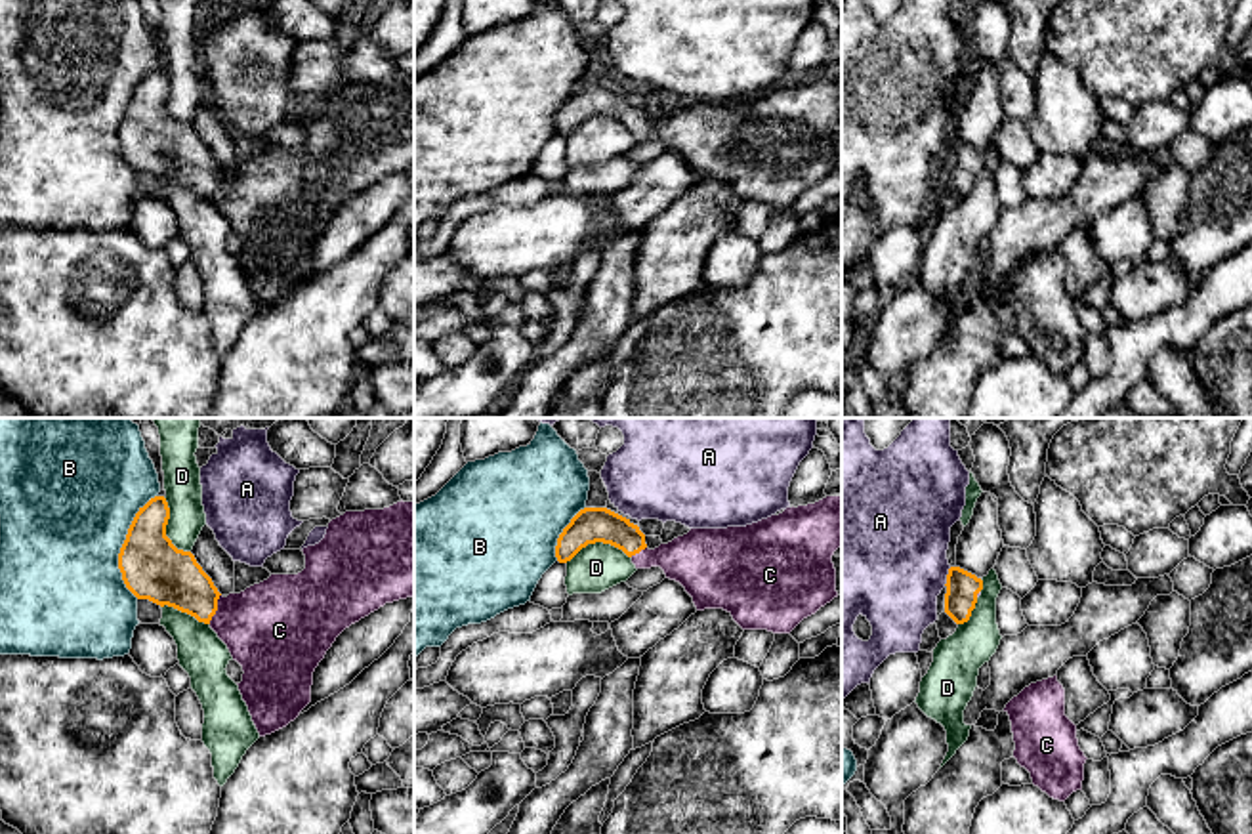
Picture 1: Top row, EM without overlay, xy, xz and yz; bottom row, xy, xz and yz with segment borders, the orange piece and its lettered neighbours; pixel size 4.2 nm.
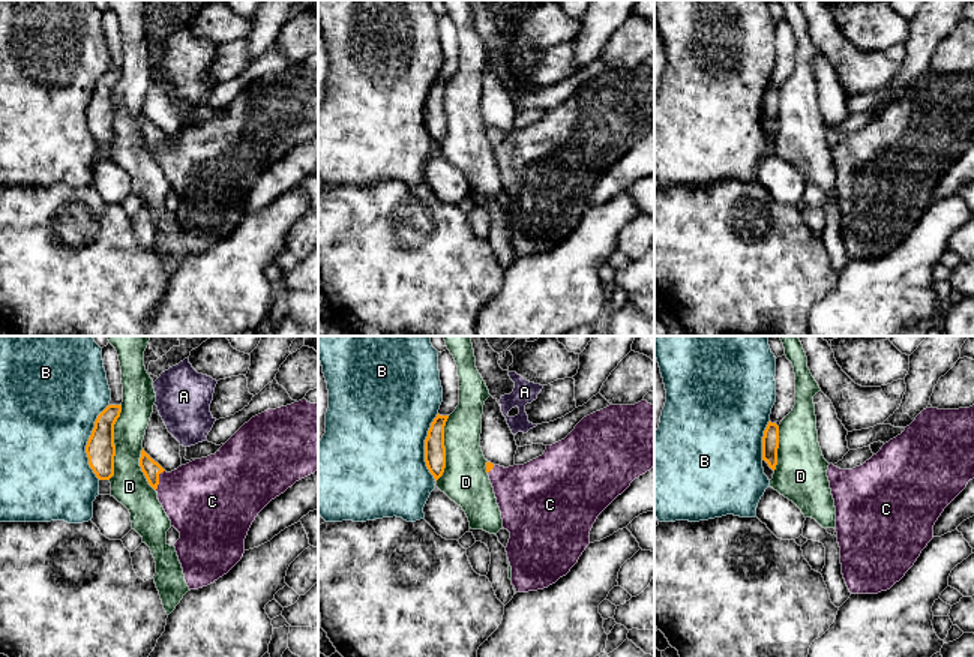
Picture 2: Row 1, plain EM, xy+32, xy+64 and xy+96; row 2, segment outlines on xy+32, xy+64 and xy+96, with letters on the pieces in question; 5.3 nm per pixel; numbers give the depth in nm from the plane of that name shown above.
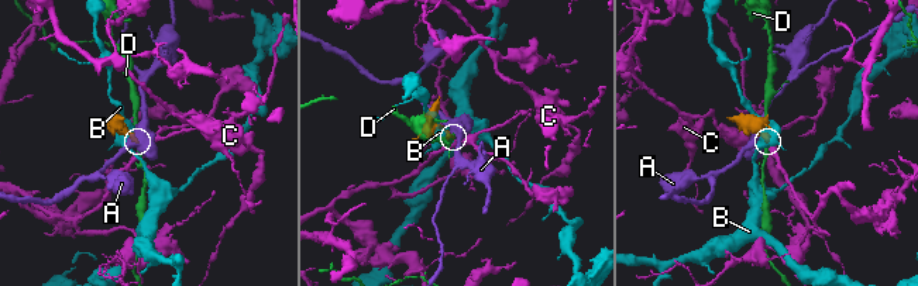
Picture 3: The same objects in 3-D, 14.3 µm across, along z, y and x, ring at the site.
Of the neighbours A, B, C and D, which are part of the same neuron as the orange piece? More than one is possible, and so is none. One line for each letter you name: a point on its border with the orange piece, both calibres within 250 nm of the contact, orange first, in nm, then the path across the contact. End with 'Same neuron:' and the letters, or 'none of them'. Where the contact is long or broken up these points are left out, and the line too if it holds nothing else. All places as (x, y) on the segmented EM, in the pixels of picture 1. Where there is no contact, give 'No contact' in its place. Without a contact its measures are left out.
C: Touches orange at xy (216, 609). Thickness 240 nm (orange) against 400 nm. Path across: xy (172, 577), (216, 609), (228, 617), (271, 628)
Same neuron: C

